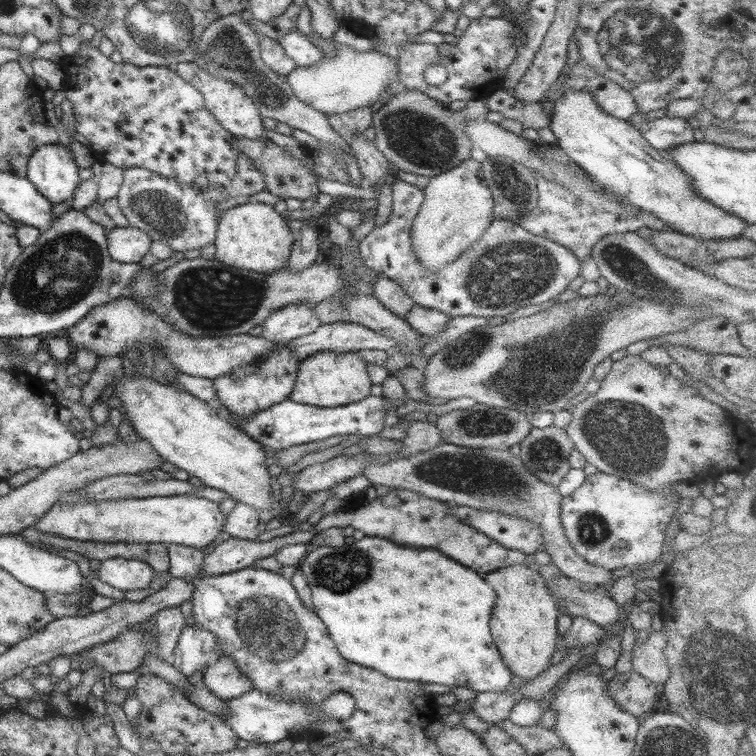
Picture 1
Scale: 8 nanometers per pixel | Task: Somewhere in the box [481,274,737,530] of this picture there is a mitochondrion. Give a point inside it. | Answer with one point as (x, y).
(624, 434)

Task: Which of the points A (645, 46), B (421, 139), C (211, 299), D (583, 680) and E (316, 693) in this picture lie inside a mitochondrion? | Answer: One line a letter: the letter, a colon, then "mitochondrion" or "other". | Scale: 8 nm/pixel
A: mitochondrion
B: mitochondrion
C: mitochondrion
D: other
E: other

